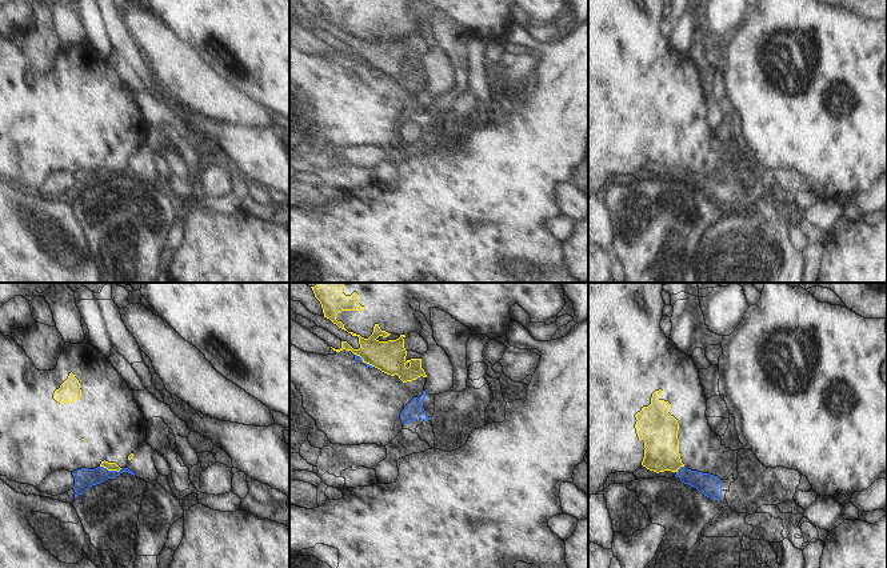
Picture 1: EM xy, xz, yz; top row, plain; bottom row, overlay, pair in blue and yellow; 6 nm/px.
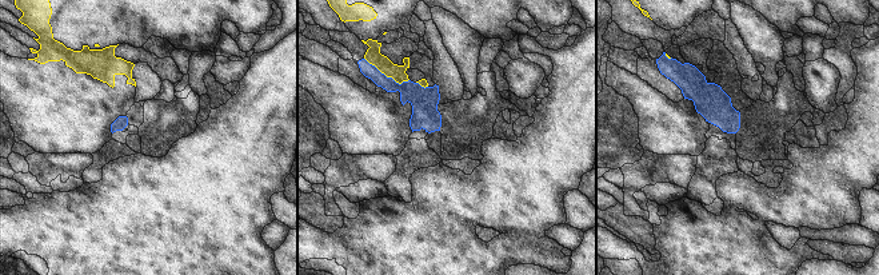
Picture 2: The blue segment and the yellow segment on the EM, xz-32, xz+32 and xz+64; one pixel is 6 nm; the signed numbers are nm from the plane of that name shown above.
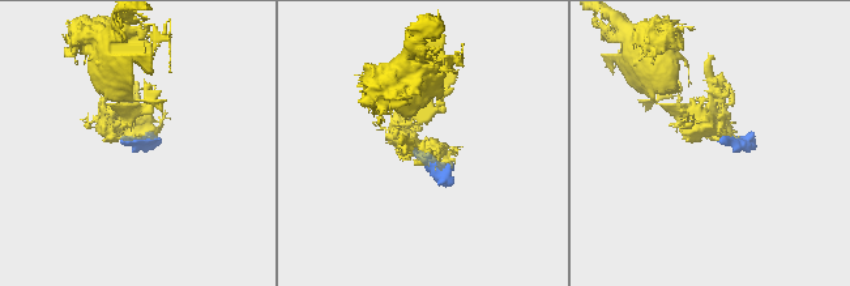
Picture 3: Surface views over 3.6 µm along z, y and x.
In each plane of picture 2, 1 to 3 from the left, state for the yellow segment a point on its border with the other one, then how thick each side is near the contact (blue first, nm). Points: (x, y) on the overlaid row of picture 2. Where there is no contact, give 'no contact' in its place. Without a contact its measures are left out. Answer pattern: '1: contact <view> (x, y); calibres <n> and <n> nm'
1: no contact
2: contact xz+32 (386, 76); calibres 140 and 100 nm
3: contact xz+64 (667, 58); calibres 160 and 20 nm

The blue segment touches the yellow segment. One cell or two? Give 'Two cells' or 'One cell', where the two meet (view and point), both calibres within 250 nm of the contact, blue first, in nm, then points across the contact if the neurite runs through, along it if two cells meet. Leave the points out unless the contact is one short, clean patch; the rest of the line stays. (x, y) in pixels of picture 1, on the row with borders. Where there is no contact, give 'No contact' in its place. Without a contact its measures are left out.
Two cells. Touches blue at xy (111, 471). Thickness 120 nm (blue) against 50 nm. Boundary: xy (100, 466), (118, 471), (122, 468)

